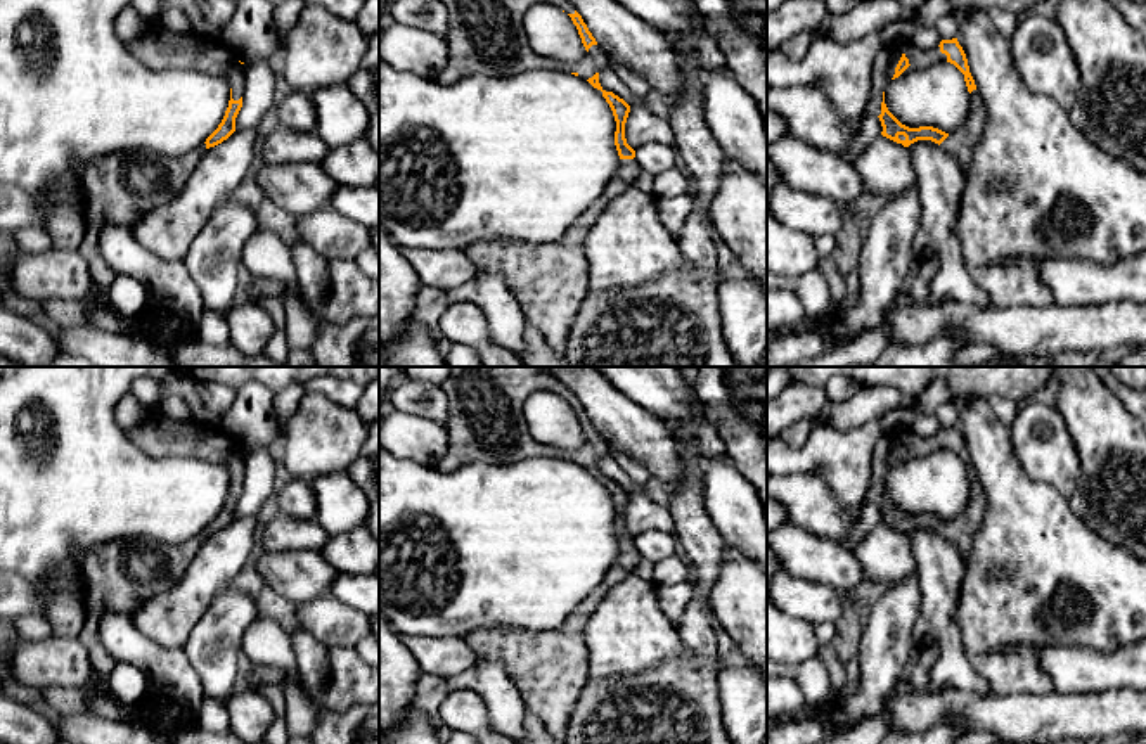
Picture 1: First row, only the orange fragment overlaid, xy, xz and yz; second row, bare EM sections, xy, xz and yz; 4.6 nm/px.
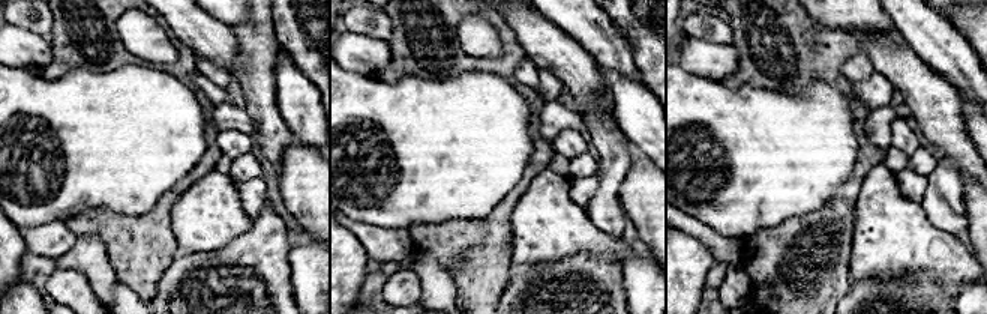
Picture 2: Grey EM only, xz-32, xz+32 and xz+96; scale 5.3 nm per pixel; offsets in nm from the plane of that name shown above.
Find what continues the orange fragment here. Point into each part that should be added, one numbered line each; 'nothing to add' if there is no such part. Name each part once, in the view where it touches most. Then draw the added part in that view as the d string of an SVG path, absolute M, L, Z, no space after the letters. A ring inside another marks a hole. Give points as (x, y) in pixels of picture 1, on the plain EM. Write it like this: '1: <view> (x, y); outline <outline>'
1: yz (932, 443); outline M935 434L931 438L928 438L923 445L909 445L909 452L911 453L917 453L917 452L931 452L931 450L940 450L940 448L947 448L947 443L940 439L940 434Z
2: yz (887, 447); outline M897 434L879 436L874 450L872 476L871 476L871 484L867 490L866 502L872 502L872 503L881 502L885 472L893 465L900 445L902 439Z

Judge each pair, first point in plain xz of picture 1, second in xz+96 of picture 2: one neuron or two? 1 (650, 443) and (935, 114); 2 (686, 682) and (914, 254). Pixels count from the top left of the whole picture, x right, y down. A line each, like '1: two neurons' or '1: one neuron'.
1: one neuron
2: two neurons

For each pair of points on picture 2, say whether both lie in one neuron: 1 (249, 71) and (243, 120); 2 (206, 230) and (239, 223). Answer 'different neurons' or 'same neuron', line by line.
1: different neurons
2: same neuron

